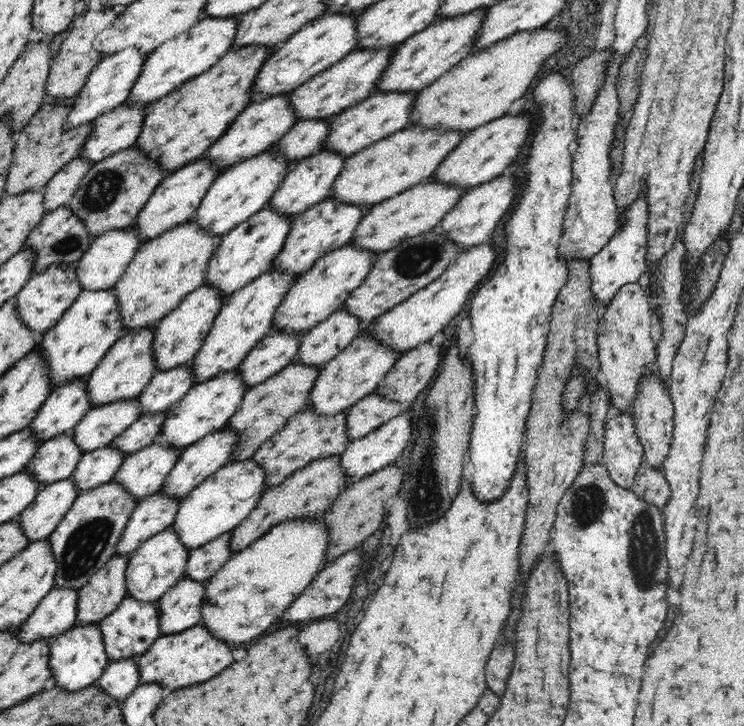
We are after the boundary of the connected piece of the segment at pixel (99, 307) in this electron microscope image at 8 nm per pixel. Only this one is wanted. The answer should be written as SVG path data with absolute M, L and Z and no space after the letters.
M114 289L83 290L63 318L44 336L39 337L37 345L44 347L48 355L52 386L66 381L90 376L108 350L124 335L120 301Z

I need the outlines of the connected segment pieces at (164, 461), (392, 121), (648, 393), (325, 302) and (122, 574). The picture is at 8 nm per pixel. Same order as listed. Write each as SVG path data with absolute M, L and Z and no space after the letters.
M155 440L152 444L128 454L125 457L121 470L114 474L113 478L118 483L124 485L128 491L132 492L135 500L143 499L162 489L164 480L168 478L168 474L175 468L182 453L182 447L176 447L172 443Z
M375 91L368 98L338 113L330 122L330 134L323 148L344 153L346 158L374 144L377 140L394 134L410 123L410 114L416 102L414 91Z
M656 371L652 376L640 380L638 394L632 404L636 436L643 448L643 463L652 470L663 470L672 442L674 409L671 397L666 395L666 385L662 380L657 379Z
M353 241L328 252L312 268L300 274L296 284L288 290L284 302L276 308L274 330L303 334L323 322L345 304L353 290L364 284L379 256L378 252L367 250Z
M116 553L90 580L79 589L76 625L96 623L112 614L127 596L126 582L129 554Z

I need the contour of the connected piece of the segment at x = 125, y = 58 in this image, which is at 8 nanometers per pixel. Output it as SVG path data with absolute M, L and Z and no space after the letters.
M126 47L104 56L96 68L90 72L84 88L77 93L76 102L72 105L72 112L68 114L64 127L69 129L94 121L101 114L124 104L128 100L132 88L138 82L140 74L142 74L146 58L148 58L148 53L144 53L136 47Z

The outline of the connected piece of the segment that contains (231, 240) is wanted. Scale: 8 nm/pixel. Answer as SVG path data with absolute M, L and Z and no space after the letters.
M267 206L239 223L228 234L222 235L217 252L210 262L206 283L218 287L225 298L228 298L229 294L235 293L251 280L273 268L276 258L279 258L284 249L286 238L292 231L294 218L296 216L281 214L278 209Z

